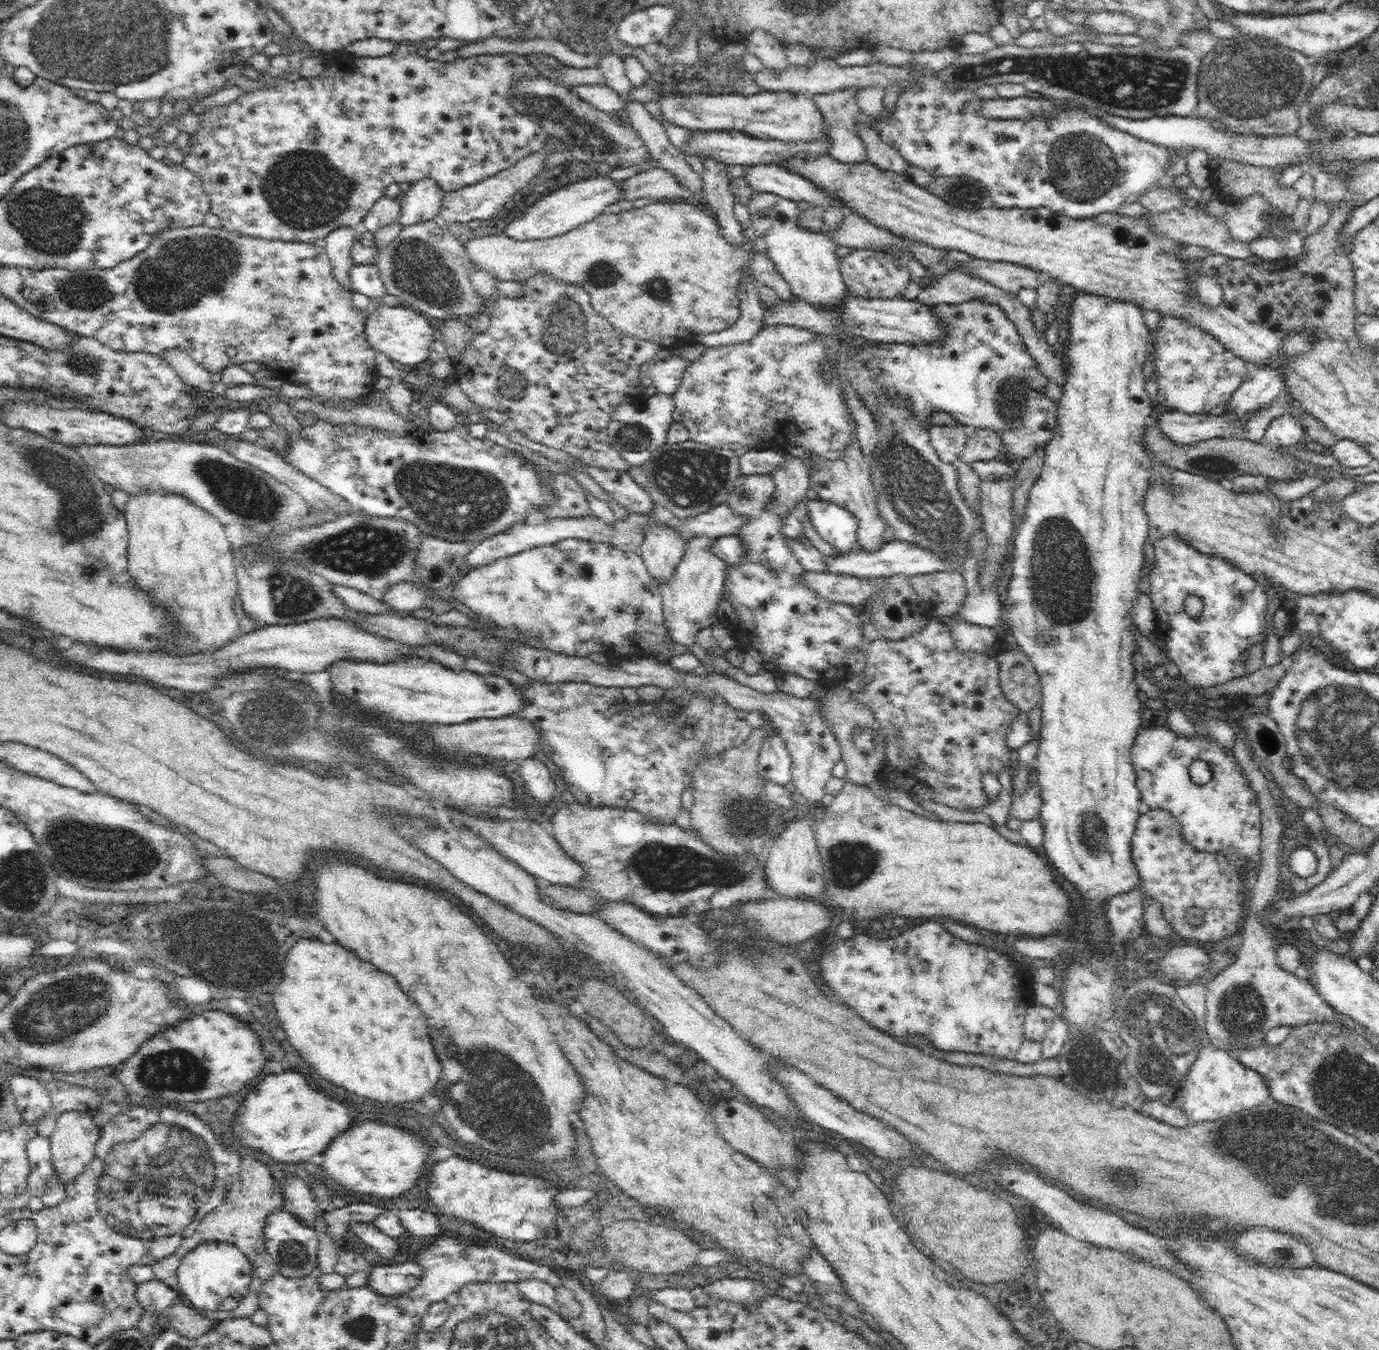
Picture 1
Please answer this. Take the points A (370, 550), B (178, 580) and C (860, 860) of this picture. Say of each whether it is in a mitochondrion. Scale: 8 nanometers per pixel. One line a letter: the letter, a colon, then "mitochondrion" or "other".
A: mitochondrion
B: other
C: mitochondrion

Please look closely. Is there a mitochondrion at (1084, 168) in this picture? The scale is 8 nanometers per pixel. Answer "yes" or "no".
yes

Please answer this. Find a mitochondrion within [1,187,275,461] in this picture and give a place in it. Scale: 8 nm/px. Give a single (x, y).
(186, 270)

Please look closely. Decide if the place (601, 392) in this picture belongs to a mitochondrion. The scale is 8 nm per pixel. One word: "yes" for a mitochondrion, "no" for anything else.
no

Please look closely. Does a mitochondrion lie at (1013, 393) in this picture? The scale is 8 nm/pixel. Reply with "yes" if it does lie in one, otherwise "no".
yes

